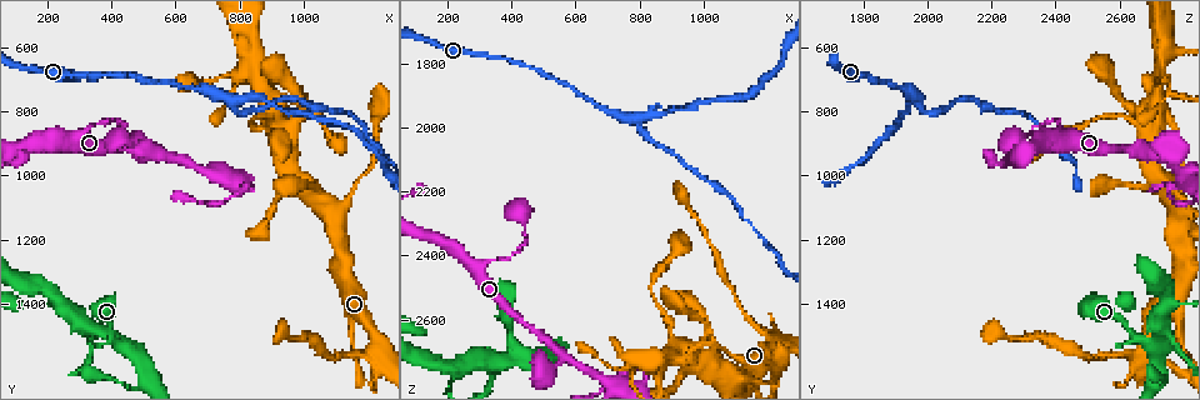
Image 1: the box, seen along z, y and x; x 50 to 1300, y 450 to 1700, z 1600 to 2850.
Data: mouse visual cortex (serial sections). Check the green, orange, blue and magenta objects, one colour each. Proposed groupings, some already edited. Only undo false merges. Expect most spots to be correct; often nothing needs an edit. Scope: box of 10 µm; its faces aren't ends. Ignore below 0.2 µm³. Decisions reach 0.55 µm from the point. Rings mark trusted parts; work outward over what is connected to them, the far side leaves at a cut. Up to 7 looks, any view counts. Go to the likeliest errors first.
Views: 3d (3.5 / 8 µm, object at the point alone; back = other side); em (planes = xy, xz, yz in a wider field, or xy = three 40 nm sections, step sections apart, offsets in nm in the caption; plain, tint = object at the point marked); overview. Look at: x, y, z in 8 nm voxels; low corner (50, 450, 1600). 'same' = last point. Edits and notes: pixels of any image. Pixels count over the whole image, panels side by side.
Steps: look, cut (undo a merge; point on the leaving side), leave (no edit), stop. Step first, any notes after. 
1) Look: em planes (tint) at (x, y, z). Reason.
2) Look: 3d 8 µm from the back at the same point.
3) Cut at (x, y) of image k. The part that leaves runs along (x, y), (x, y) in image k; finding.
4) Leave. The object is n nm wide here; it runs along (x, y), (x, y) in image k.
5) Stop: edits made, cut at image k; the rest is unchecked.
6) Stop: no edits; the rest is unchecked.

Look: 3d 3.5 µm at (780, 770, 1960). Side arm on a straight run.

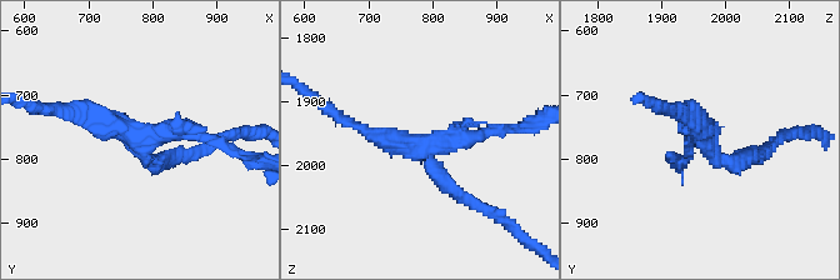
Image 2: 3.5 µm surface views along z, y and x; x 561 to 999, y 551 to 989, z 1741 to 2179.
Look: em planes (tint) at (770, 765, 1965). 3 arms meet here; the arms are 150, 200, 200 nm wide; need the tissue.

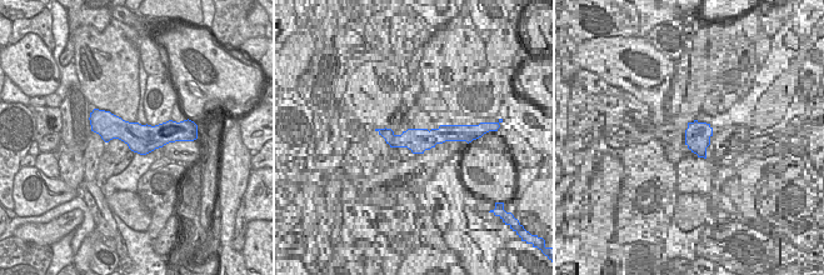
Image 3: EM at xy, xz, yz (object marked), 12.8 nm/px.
Look: em xy step 2 (tint) at the same point. Cut it another way.

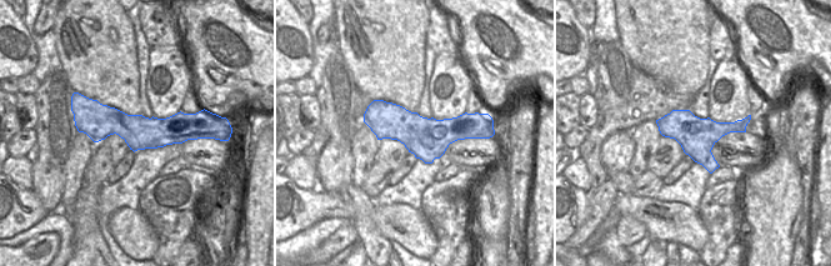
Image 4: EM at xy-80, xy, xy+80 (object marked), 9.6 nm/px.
Leave. Continuous, no second cell.

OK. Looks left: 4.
Look: 3d 3.5 µm from the back at (810, 1030, 2770). Sharp bend.

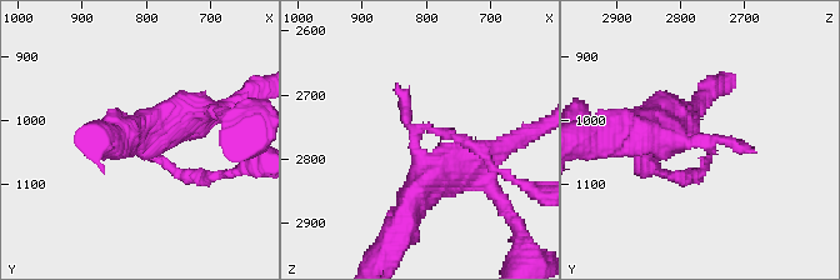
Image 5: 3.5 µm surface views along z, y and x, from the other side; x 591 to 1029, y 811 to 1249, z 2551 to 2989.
Look: em xy step 3 (tint) at (820, 1030, 2765). Shape alone is not enough.

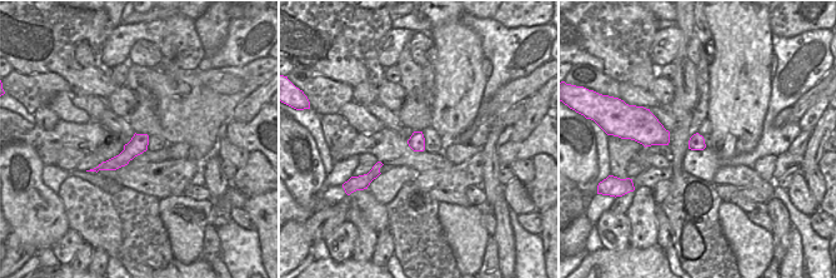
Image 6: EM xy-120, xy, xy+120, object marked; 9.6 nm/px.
Leave. All the same cell.

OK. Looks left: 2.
Look: 3d 3.5 µm at (390, 1510, 2670). Sharp bend.

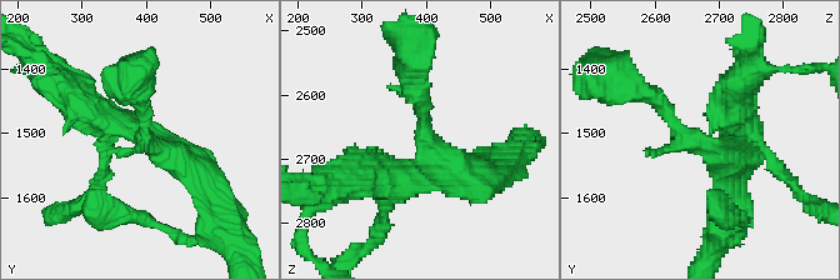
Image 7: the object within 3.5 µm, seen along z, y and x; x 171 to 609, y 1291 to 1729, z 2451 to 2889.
Leave. Continuous, no second cell.

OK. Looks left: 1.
Stop: no edits; the rest is unchecked.

